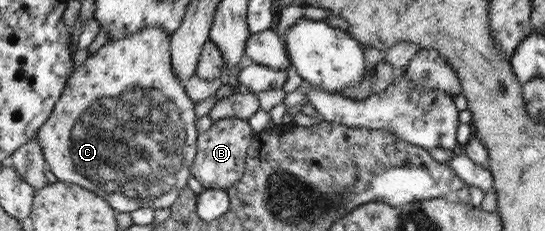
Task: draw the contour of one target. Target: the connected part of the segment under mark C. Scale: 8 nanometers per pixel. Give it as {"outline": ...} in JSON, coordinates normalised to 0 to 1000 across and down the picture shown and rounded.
{"outline":[[[262,121],[248,147],[233,156],[224,173],[198,173],[172,234],[165,234],[158,264],[147,281],[132,329],[125,333],[123,372],[110,411],[108,442],[101,450],[86,528],[72,554],[70,615],[77,641],[84,727],[95,740],[108,788],[130,792],[158,814],[163,831],[176,835],[196,874],[213,918],[242,922],[253,900],[297,905],[312,900],[323,857],[349,775],[349,710],[360,675],[360,589],[363,563],[356,545],[356,442],[349,433],[327,329],[321,325],[319,268],[314,260],[314,160],[299,134],[299,121]]]}

